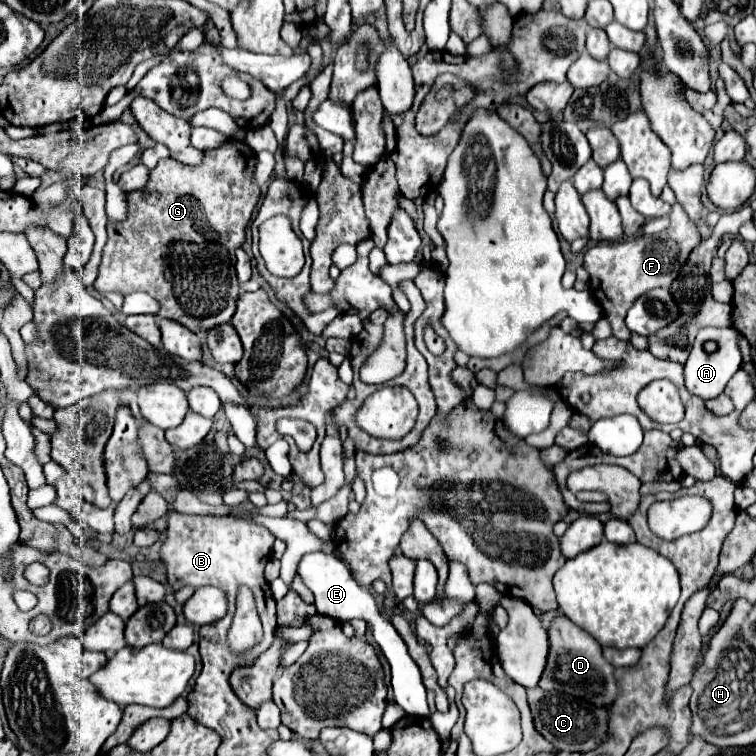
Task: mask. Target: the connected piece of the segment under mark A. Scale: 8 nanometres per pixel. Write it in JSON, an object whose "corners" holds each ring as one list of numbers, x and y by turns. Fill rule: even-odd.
{"corners":[[707,327,707,329,701,329,695,343,693,343,691,355,685,363,685,385,693,395,697,395,705,401,713,399,713,397,723,393,727,381,739,371,741,363,743,363,743,359,741,359,741,351,739,351,739,333,733,327,725,327,725,329],[709,339,719,345,719,349,715,353,705,353,705,349,703,349,703,343,709,341]]}

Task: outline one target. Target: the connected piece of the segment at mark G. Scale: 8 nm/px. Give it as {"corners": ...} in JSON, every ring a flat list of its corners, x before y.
{"corners":[[229,139,227,143,223,143,223,147,217,147,215,151,207,151,205,159,203,159,203,165,199,165,199,167,183,165,183,163,179,163,175,159,161,159,157,163,157,167,151,171,147,185,143,189,127,193,127,217,123,221,109,221,107,223,109,241,107,241,107,245,103,249,103,263,99,267,99,277,93,283,95,291,101,293,101,295,111,293,111,291,121,293,121,295,127,295,127,293,133,293,133,291,145,291,159,303,159,307,161,307,159,313,157,313,159,317,177,321,177,323,185,325,187,329,191,329,193,333,201,333,201,331,207,331,211,327,217,327,219,323,229,321,231,315,235,313,235,301,239,297,239,283,237,283,237,275,235,275,235,249,239,249,245,243,247,223,251,219,253,207,257,205,257,201,261,197,259,187,251,187,251,171,253,169,255,169,255,153,253,153,253,149,247,147,247,143,235,141,235,139]]}

